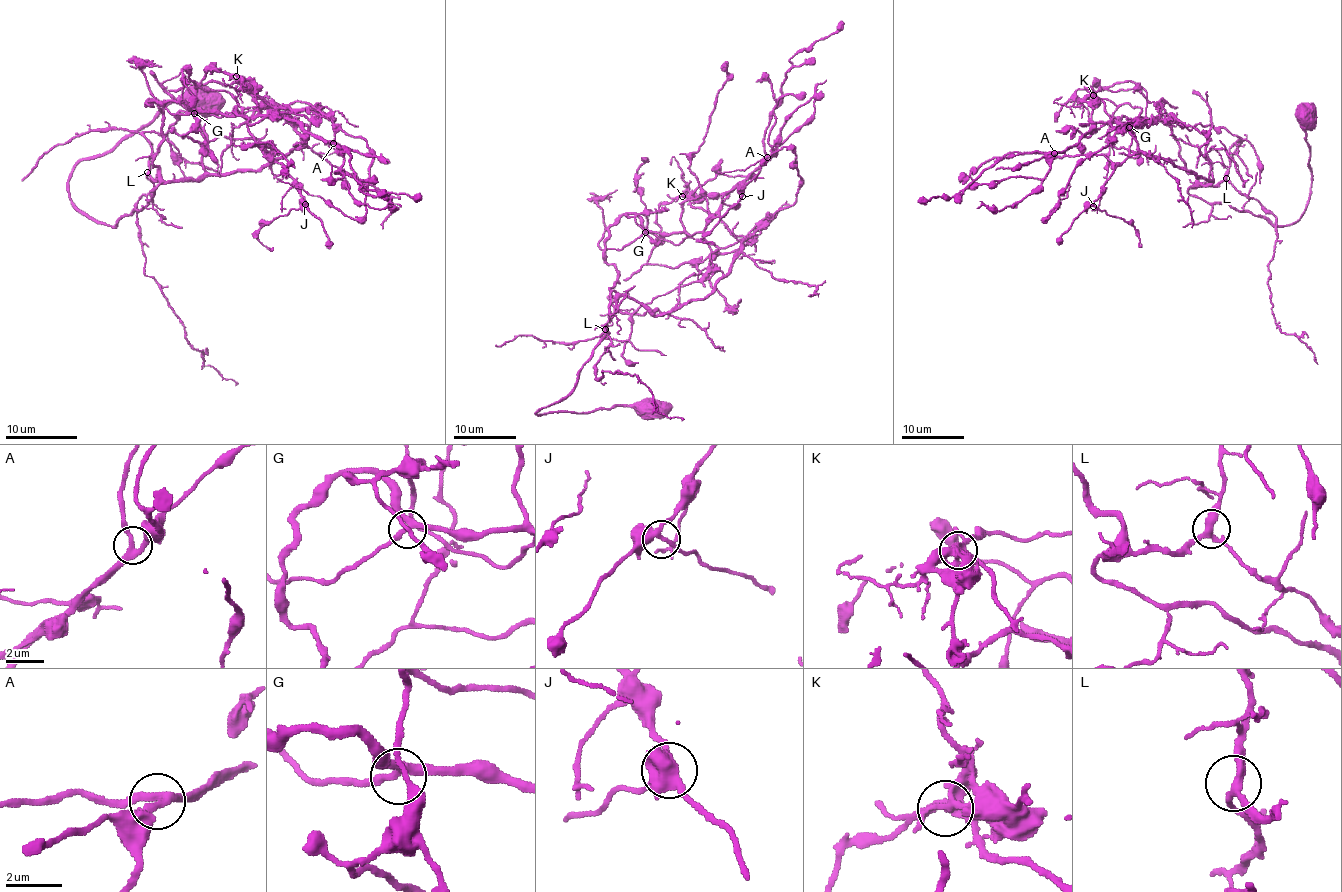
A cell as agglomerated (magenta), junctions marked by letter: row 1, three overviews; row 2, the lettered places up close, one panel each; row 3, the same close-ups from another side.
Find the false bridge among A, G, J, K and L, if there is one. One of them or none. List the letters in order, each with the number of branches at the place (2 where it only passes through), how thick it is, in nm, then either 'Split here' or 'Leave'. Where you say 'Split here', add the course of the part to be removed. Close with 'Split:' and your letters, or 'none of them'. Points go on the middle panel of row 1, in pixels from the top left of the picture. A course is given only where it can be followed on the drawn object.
A: Branches: 3. Thickness 280 nm. Leave
G: Branches: 3. Thickness 280 nm. Leave
J: Branches: 3. Thickness 360 nm. Leave
K: Branches: 3. Thickness 280 nm. Split here. Course of the part to remove: (683, 196), (659, 206), (656, 223), (661, 237), (647, 262), (673, 268), (695, 263), (733, 310), (740, 299)
L: Branches: 3. Thickness 280 nm. Leave
Split: K

